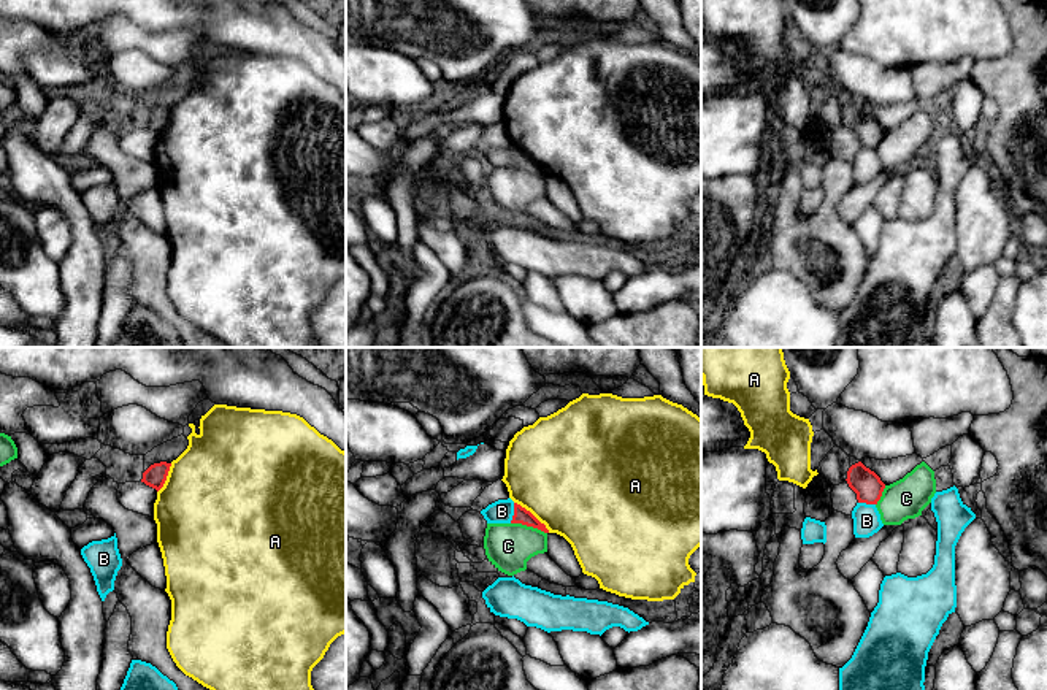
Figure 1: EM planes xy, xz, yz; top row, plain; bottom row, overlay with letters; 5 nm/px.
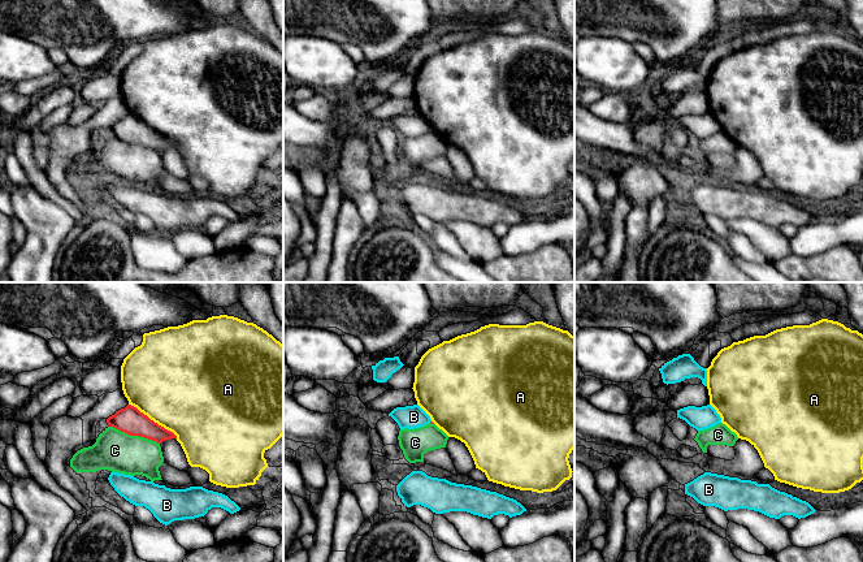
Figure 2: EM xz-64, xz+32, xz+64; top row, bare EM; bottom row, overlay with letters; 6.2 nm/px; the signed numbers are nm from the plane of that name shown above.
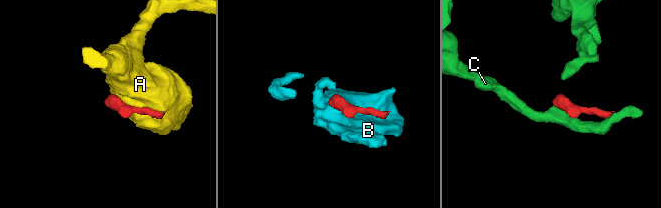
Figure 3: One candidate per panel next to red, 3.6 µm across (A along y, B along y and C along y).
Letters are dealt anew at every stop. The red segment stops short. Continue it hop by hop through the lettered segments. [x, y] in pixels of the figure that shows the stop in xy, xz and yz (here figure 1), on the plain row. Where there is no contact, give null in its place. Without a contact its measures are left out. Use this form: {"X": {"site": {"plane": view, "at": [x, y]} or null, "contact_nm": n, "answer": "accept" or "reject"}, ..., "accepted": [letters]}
{"A": {"site": {"plane": "xz", "at": [532, 159]}, "contact_nm": 240, "answer": "reject"}, "B": {"site": {"plane": "xz", "at": [514, 157]}, "contact_nm": 110, "answer": "reject"}, "C": {"site": {"plane": "xz", "at": [529, 170]}, "contact_nm": 190, "answer": "reject"}, "accepted": []}

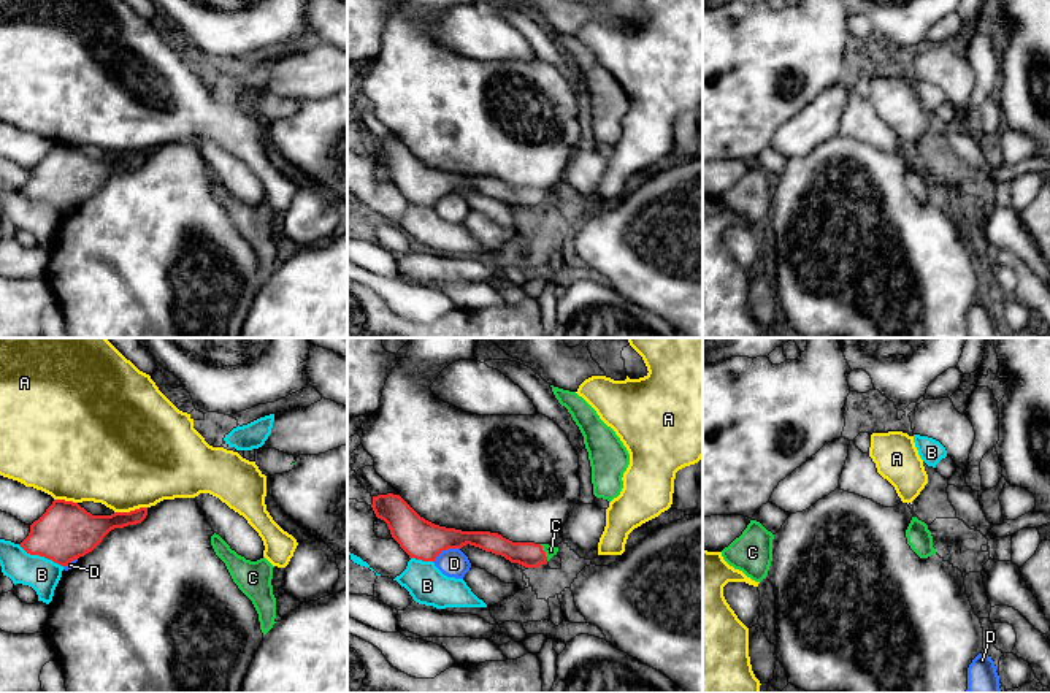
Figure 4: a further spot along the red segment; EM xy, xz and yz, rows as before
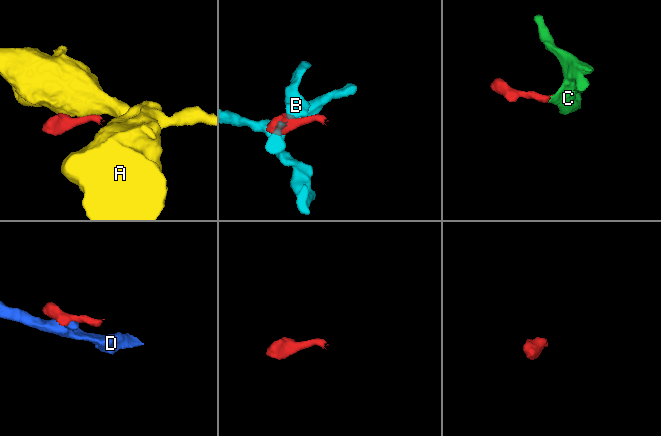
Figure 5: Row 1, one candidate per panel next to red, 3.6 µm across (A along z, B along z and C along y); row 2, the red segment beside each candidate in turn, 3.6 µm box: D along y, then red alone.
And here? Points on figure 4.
{"A": {"site": {"plane": "xy", "at": [130, 156]}, "contact_nm": 170, "answer": "reject"}, "B": {"site": {"plane": "xy", "at": [40, 200]}, "contact_nm": 260, "answer": "reject"}, "C": {"site": {"plane": "xz", "at": [544, 197]}, "contact_nm": 100, "answer": "accept"}, "D": {"site": {"plane": "xz", "at": [444, 194]}, "contact_nm": 150, "answer": "reject"}, "accepted": ["C"]}

